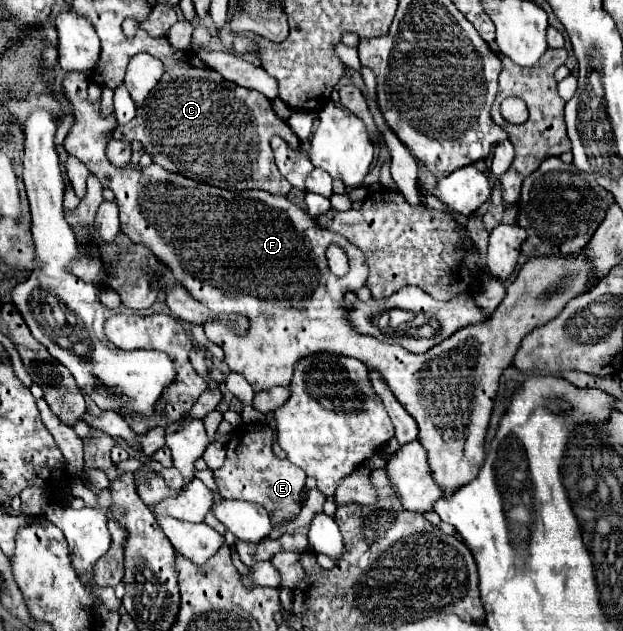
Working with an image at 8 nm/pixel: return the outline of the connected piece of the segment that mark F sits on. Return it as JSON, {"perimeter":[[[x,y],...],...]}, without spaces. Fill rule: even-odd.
{"perimeter":[[[65,73],[63,77],[63,97],[67,99],[71,113],[73,113],[73,125],[69,129],[69,135],[63,143],[65,151],[73,157],[77,157],[85,167],[99,177],[103,187],[111,189],[115,193],[115,201],[119,203],[119,217],[121,217],[121,231],[131,237],[135,243],[143,243],[149,247],[157,257],[165,263],[167,269],[171,269],[173,277],[203,305],[207,305],[215,315],[223,313],[243,313],[249,317],[251,327],[245,337],[235,335],[225,325],[217,321],[205,323],[205,335],[209,341],[219,345],[225,353],[225,363],[231,371],[241,373],[247,383],[253,387],[253,391],[271,389],[275,385],[287,387],[291,383],[293,365],[311,353],[317,351],[331,351],[349,355],[355,359],[361,359],[371,371],[379,371],[385,379],[385,383],[393,389],[393,395],[397,401],[409,411],[409,415],[419,425],[419,441],[427,451],[427,461],[433,479],[437,485],[441,485],[445,497],[453,489],[459,489],[461,485],[467,485],[477,477],[481,465],[485,463],[485,435],[491,421],[493,403],[499,389],[501,373],[511,365],[517,347],[521,339],[531,333],[535,327],[541,327],[555,319],[561,309],[567,305],[569,299],[581,295],[587,291],[589,281],[589,261],[581,257],[583,253],[575,257],[533,257],[529,259],[523,269],[519,271],[517,279],[507,287],[507,295],[501,301],[501,305],[495,309],[493,315],[489,315],[483,323],[473,323],[457,333],[453,333],[443,343],[435,345],[427,353],[415,355],[403,349],[401,345],[389,345],[381,343],[371,335],[361,335],[355,329],[351,329],[343,301],[347,291],[355,291],[365,285],[369,267],[365,261],[365,255],[361,249],[357,249],[351,241],[341,237],[339,233],[333,233],[329,229],[321,229],[313,219],[309,219],[309,213],[299,209],[295,203],[291,203],[283,195],[269,195],[265,191],[227,191],[219,187],[211,187],[199,181],[193,181],[189,177],[169,173],[161,169],[159,165],[149,165],[145,169],[141,167],[115,167],[105,155],[107,143],[113,135],[113,129],[117,127],[115,113],[101,115],[101,101],[91,103],[87,97],[88,78],[83,73]],[[331,243],[339,243],[349,257],[351,275],[335,277],[325,259],[325,251]]]}

